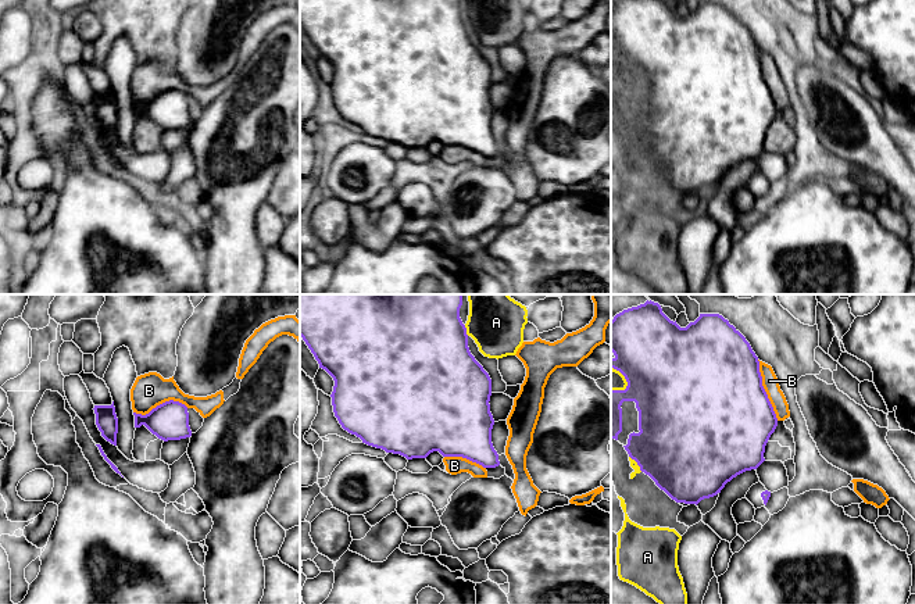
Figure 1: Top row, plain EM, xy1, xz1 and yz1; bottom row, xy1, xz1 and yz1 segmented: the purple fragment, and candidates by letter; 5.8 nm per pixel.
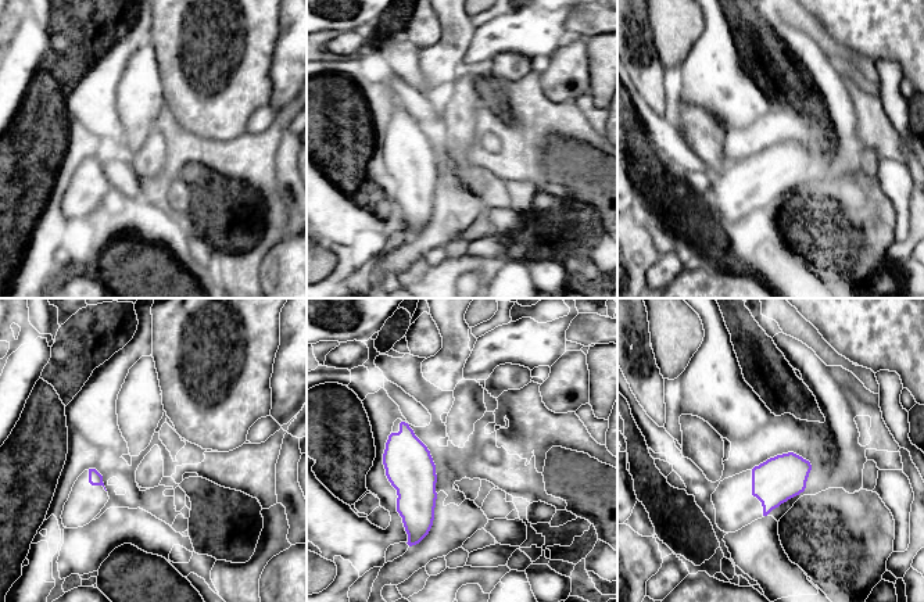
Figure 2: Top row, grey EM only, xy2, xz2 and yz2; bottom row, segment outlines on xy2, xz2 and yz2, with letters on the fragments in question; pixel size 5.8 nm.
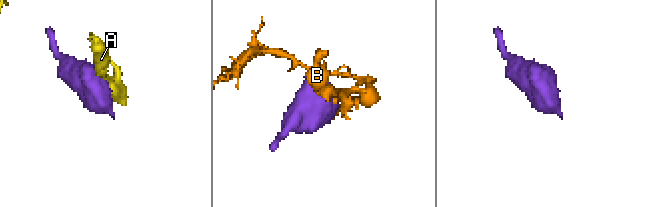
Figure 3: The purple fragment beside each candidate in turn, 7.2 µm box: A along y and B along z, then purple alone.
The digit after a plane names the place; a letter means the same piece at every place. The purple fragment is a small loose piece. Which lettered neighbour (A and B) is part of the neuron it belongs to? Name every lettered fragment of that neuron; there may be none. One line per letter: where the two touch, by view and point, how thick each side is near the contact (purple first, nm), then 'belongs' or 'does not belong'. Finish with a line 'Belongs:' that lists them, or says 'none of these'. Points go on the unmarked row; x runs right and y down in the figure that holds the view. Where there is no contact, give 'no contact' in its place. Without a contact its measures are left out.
A: yz1 (638, 153) | 460/50 nm | does not belong
B: yz1 (764, 79) | 500/90 nm | does not belong
Belongs: none of these

